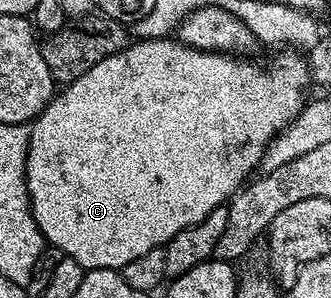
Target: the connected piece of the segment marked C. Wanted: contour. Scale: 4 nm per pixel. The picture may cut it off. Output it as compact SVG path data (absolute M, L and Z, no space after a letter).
M174 38L139 40L137 42L127 43L126 47L121 48L116 54L104 58L104 62L96 62L96 66L92 66L92 70L88 70L88 74L76 78L76 82L65 85L65 87L51 99L50 103L46 105L46 109L43 110L42 115L37 116L30 124L30 145L28 146L28 154L26 155L26 185L28 186L28 194L30 195L30 209L36 218L36 226L40 226L42 237L45 238L47 245L49 245L50 248L58 248L64 254L68 254L68 258L76 258L76 262L80 262L80 266L83 270L89 270L91 268L113 268L115 270L120 270L124 266L128 266L128 262L132 262L132 258L140 258L140 254L148 254L148 250L165 246L173 236L180 234L180 230L184 230L188 226L196 226L196 222L204 222L204 218L208 218L208 214L212 214L212 210L223 207L223 205L229 201L230 197L259 171L262 159L266 156L266 147L269 146L271 142L298 117L302 109L306 107L308 103L306 87L311 87L312 84L310 65L307 57L303 55L303 53L301 56L298 52L282 52L271 62L268 68L261 68L260 65L253 64L252 61L246 59L250 58L239 58L237 55L224 52L205 52L199 48L188 48L185 44Z

